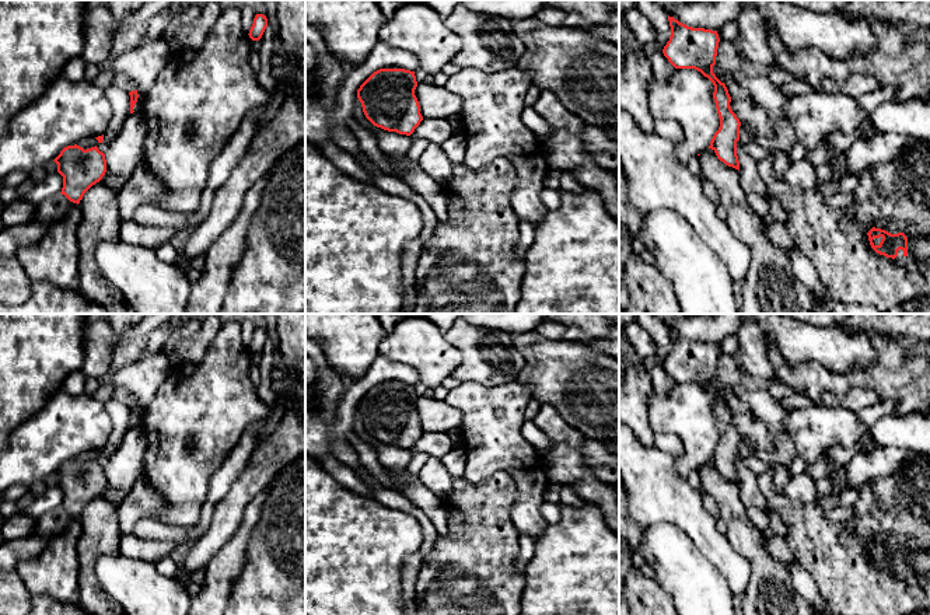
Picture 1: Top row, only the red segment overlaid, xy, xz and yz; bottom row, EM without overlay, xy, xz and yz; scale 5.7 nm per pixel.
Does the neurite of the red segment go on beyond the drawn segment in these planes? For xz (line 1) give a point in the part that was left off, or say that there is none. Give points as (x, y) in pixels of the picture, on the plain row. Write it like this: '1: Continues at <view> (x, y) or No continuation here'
1: No continuation here

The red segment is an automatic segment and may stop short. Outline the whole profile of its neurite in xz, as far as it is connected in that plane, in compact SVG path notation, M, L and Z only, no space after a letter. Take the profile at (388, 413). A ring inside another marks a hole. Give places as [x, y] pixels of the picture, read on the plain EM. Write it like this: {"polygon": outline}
{"polygon": "M380 382L357 403L366 431L377 441L410 450L423 434L420 419L415 409L417 401L415 385L405 382Z"}

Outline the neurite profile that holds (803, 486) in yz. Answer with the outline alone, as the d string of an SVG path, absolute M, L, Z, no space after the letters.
M807 472L793 476L784 488L784 496L803 503L815 502L817 495L817 481Z

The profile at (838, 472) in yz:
M833 448L828 450L824 455L824 458L828 459L829 462L829 478L832 478L835 481L835 496L839 496L840 493L843 493L843 486L846 483L846 465L839 465L835 459L833 455Z

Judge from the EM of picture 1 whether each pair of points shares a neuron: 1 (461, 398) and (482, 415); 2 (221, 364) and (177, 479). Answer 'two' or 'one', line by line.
1: one
2: one

